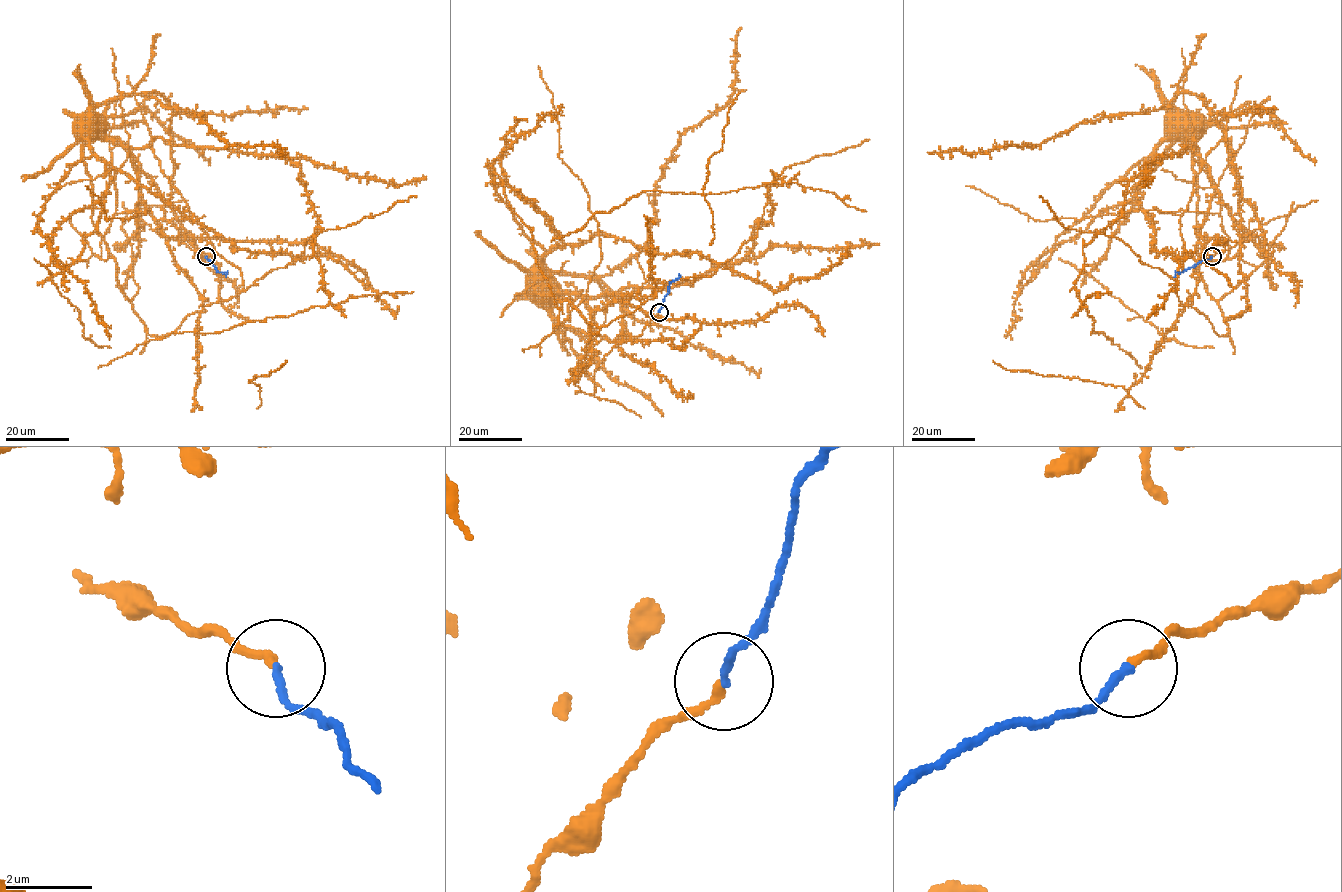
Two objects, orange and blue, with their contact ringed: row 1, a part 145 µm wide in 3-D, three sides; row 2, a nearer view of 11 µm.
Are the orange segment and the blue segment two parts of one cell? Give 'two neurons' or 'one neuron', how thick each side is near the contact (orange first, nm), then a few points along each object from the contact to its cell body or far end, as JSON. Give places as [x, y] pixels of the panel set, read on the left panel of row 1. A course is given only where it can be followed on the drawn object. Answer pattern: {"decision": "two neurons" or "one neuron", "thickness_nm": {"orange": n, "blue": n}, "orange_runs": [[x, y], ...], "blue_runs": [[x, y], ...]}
{"decision": "one neuron", "thickness_nm": {"orange": 170, "blue": 180}, "orange_runs": [[205, 256], [151, 229], [141, 212], [131, 210], [121, 229], [133, 256], [139, 169], [99, 121], [84, 119]], "blue_runs": [[205, 256], [218, 273], [226, 273], [225, 277]]}

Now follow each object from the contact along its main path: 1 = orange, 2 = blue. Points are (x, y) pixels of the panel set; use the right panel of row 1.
1: (1212, 256), (1295, 210), (1267, 257), (1223, 201), (1211, 169), (1194, 150), (1194, 140), (1180, 119)
2: (1212, 256), (1174, 277)

